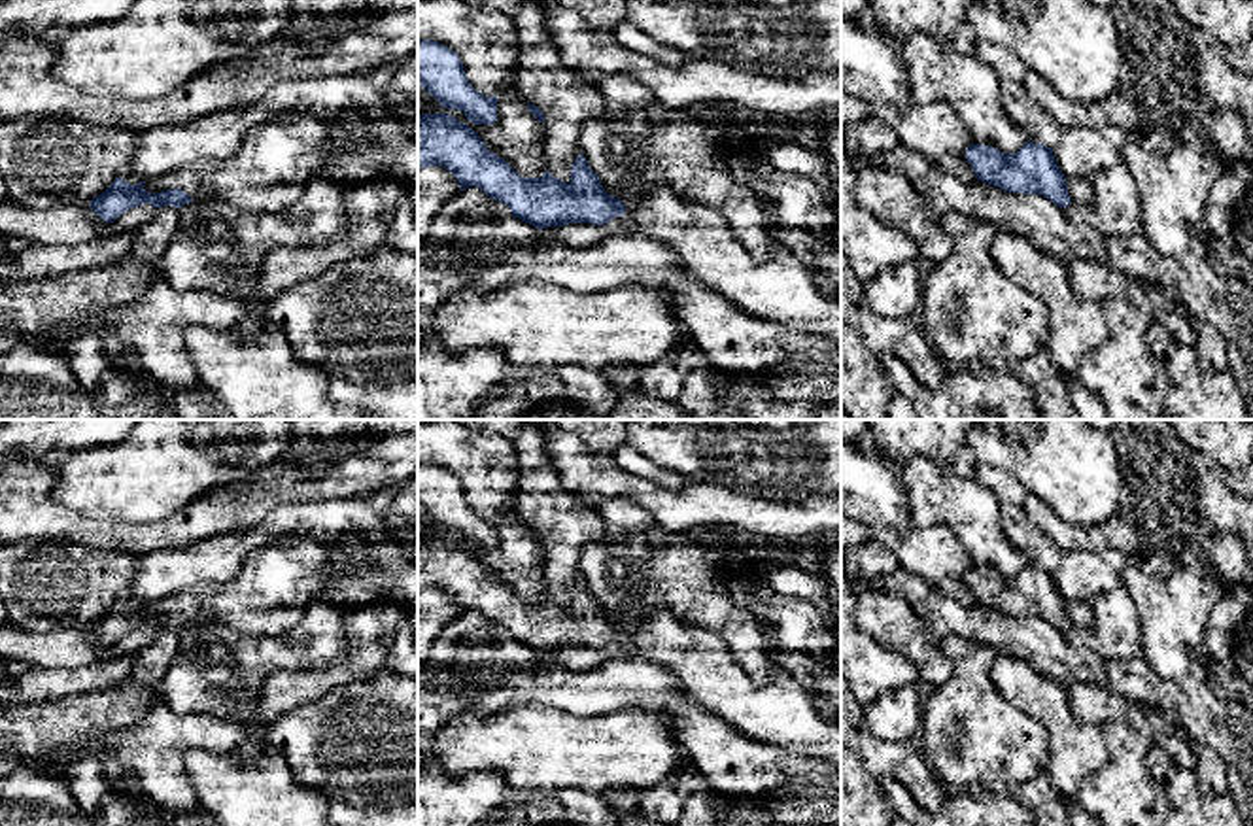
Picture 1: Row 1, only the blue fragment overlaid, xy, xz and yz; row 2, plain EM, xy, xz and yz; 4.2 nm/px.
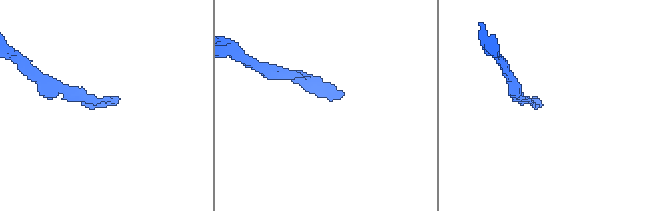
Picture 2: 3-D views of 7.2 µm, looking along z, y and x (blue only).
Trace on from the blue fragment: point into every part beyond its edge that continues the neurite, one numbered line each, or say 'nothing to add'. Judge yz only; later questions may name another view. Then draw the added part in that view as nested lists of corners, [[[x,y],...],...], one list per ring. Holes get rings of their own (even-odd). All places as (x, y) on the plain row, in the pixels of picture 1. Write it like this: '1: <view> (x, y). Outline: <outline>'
1: yz (1080, 613). Outline: [[[1068,601],[1068,618],[1072,622],[1072,628],[1085,629],[1092,622],[1092,607],[1090,601]]]

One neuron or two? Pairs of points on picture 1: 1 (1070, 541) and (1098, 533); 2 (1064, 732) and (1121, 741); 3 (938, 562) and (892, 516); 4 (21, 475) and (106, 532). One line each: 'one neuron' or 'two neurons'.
1: one neuron
2: two neurons
3: one neuron
4: one neuron

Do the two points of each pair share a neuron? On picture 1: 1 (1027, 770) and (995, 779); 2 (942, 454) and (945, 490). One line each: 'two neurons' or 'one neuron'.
1: one neuron
2: two neurons

